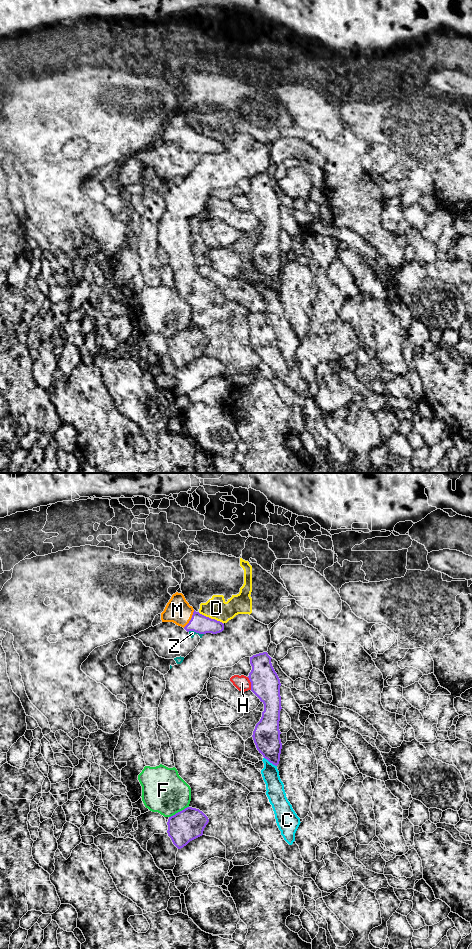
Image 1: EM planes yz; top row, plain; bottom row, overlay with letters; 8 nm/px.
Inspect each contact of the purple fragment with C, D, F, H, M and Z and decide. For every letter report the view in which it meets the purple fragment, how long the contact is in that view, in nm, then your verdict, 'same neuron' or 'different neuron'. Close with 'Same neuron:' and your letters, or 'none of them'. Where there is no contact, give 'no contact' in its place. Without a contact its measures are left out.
C: contact in yz; length 130 nm; different neuron
D: contact in yz; length 220 nm; different neuron
F: contact in yz; length 180 nm; different neuron
H: contact in yz; length 110 nm; different neuron
M: contact in yz; length 170 nm; same neuron
Z: contact in yz; length 130 nm; different neuron
Same neuron: M

